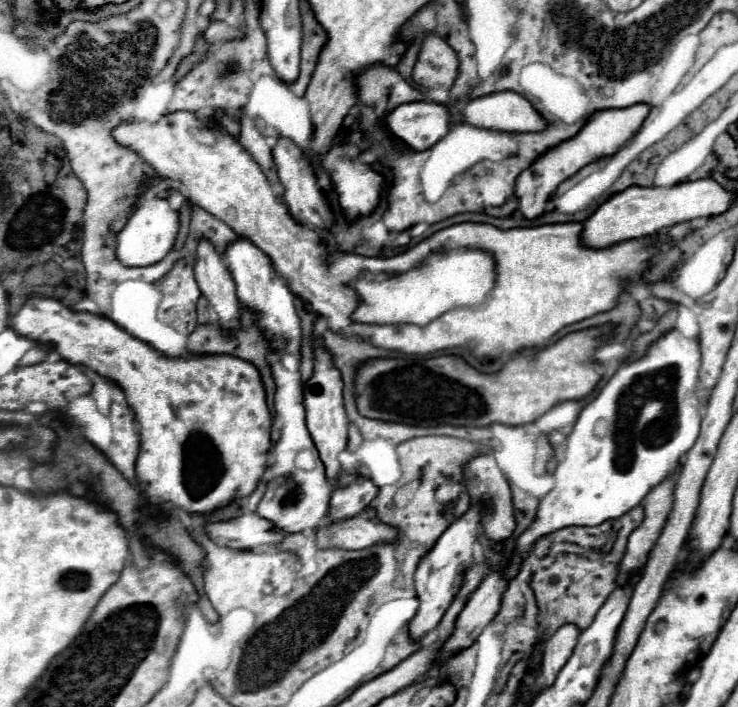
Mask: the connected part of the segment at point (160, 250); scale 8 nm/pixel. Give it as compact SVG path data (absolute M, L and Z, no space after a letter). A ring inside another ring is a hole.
M148 189L138 197L134 209L124 225L124 229L116 235L116 259L126 267L146 267L162 261L168 251L174 247L180 229L180 213L168 205L166 199L148 197Z

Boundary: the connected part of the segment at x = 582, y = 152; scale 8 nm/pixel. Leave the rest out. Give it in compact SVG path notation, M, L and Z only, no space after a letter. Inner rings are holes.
M644 103L626 107L626 109L606 109L606 111L598 111L596 115L592 115L588 119L588 123L582 127L582 131L572 137L570 141L564 141L562 145L550 149L548 153L544 153L538 161L534 161L532 167L528 167L516 181L516 195L520 201L518 211L526 217L526 219L536 219L544 213L546 201L550 199L550 193L568 177L572 177L578 169L582 169L584 165L612 155L616 153L642 125L642 121L646 119L650 107Z

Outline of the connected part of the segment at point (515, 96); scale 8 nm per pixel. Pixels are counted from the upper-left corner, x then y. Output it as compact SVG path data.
M498 91L498 93L470 99L462 107L460 119L456 119L456 123L468 123L468 125L480 127L480 129L496 129L496 131L510 131L510 133L544 131L548 127L548 121L532 107L532 103L516 91Z

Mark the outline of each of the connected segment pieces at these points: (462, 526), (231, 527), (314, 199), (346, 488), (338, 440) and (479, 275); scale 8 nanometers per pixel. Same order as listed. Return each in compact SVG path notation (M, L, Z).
M472 505L464 517L456 519L442 533L442 537L428 551L428 555L422 557L422 561L420 561L420 565L416 569L416 575L414 575L416 597L420 601L420 607L418 607L418 613L414 615L414 619L408 625L408 633L410 633L412 641L420 641L426 633L430 633L432 629L438 627L438 623L444 617L446 609L450 607L456 593L460 591L460 587L464 583L464 573L474 563L472 545L474 545L474 541L478 539L478 533L480 533L480 521L478 521L480 515L482 515L482 507Z
M244 513L226 523L212 523L206 527L210 539L232 549L254 549L260 545L278 545L286 537L282 529L274 529L272 521L254 513Z
M280 137L276 147L272 149L274 153L274 159L278 163L278 177L280 177L280 183L284 187L284 201L290 209L290 215L294 217L294 221L298 221L300 225L306 225L310 229L316 229L320 233L328 233L330 227L332 227L332 221L330 221L330 211L328 211L328 205L324 201L324 195L322 195L322 189L318 187L318 179L316 179L316 173L310 165L310 161L304 157L302 149L296 147L290 139L284 139Z
M340 473L338 489L330 501L330 521L338 523L362 513L370 501L376 497L378 487L366 479L350 473Z
M318 329L312 331L312 345L314 345L314 373L312 377L306 381L304 385L304 405L306 405L306 423L308 423L308 431L316 443L316 449L320 453L320 459L324 461L326 467L326 475L330 479L334 479L340 473L340 461L338 461L338 453L342 449L346 449L346 429L348 429L348 417L346 417L346 409L344 409L344 399L342 399L342 389L344 389L344 381L342 375L338 371L338 367L334 365L334 359L330 355L330 351L324 347L322 337L318 333Z
M452 249L446 253L434 253L420 267L398 277L388 277L384 273L378 275L366 273L354 285L360 295L360 305L354 311L354 321L378 325L382 323L426 325L448 309L482 303L490 293L490 289L494 287L494 279L496 269L492 255L476 249Z

